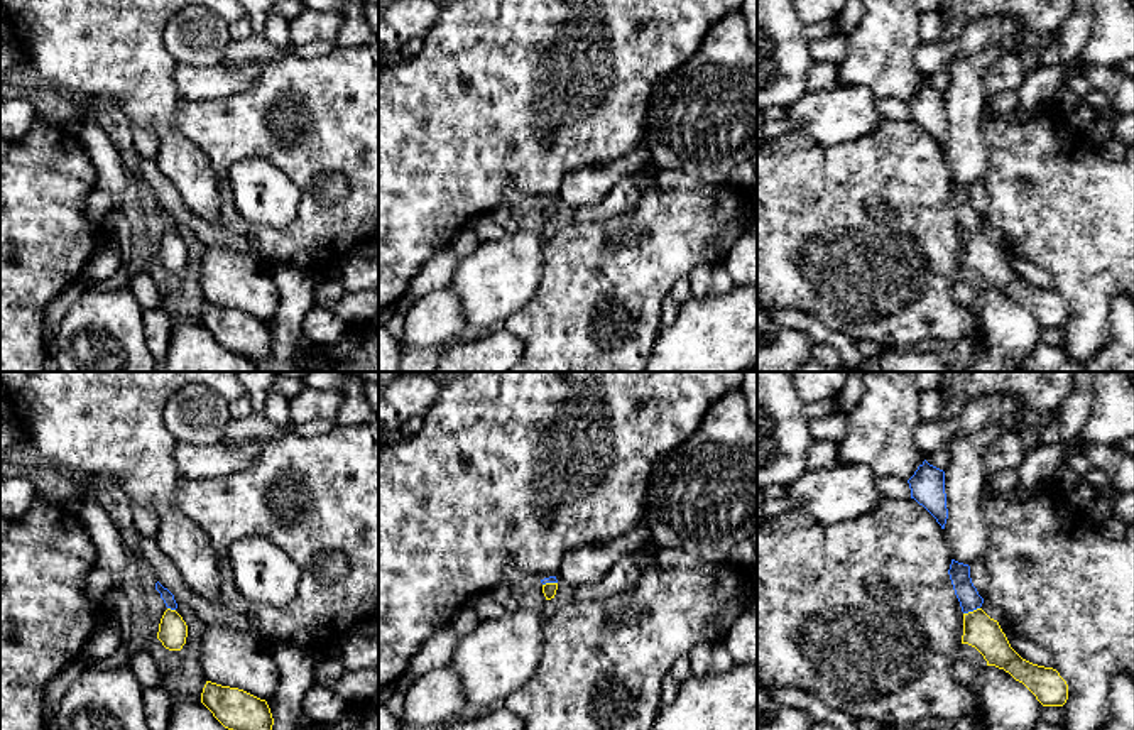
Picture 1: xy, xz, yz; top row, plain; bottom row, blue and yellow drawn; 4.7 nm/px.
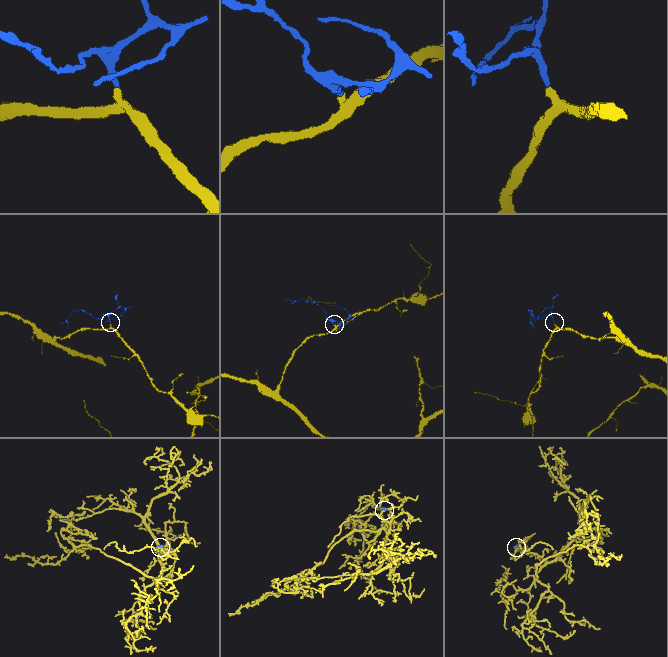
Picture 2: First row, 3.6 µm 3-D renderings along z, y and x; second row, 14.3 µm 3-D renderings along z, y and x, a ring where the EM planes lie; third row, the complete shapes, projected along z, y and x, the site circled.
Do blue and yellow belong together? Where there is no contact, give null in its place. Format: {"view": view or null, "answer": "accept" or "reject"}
{"view": "yz", "answer": "accept"}

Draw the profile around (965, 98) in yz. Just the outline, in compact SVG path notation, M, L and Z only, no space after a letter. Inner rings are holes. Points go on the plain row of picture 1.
M989 47L975 56L955 57L946 66L950 74L945 91L948 140L943 154L951 181L970 189L984 179L989 166L989 152L982 139L982 113L987 105L982 78L1007 52L1011 51Z

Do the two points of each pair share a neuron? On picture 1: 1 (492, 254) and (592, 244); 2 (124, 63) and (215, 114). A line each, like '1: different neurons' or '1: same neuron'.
1: different neurons
2: different neurons

